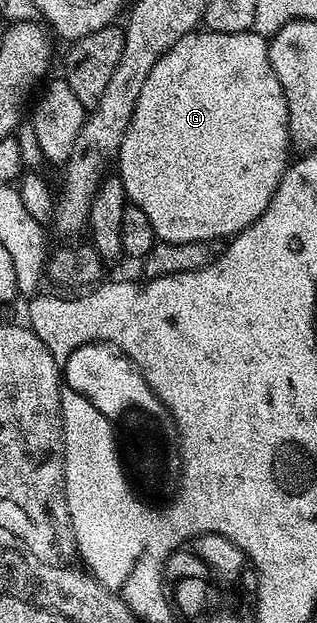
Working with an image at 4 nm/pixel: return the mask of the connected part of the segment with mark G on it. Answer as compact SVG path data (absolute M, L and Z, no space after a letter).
M195 31L178 40L158 60L156 67L152 67L152 71L148 71L148 79L144 79L140 99L136 99L134 114L128 123L124 143L116 158L116 173L124 183L124 191L129 204L140 207L140 211L144 211L144 215L148 215L148 223L152 223L152 231L157 240L168 243L222 241L233 238L249 225L254 224L258 217L264 215L272 195L278 190L280 179L286 174L288 162L291 160L290 153L292 154L292 146L288 131L288 107L284 99L284 91L280 87L280 79L276 79L270 66L270 46L267 38L253 31L249 33Z

